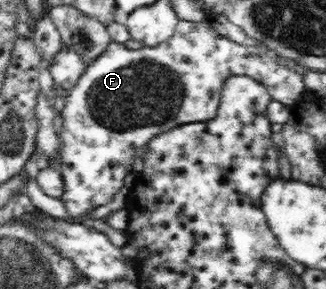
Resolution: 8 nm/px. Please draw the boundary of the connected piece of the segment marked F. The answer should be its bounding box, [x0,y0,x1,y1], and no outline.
[58,20,305,217]

